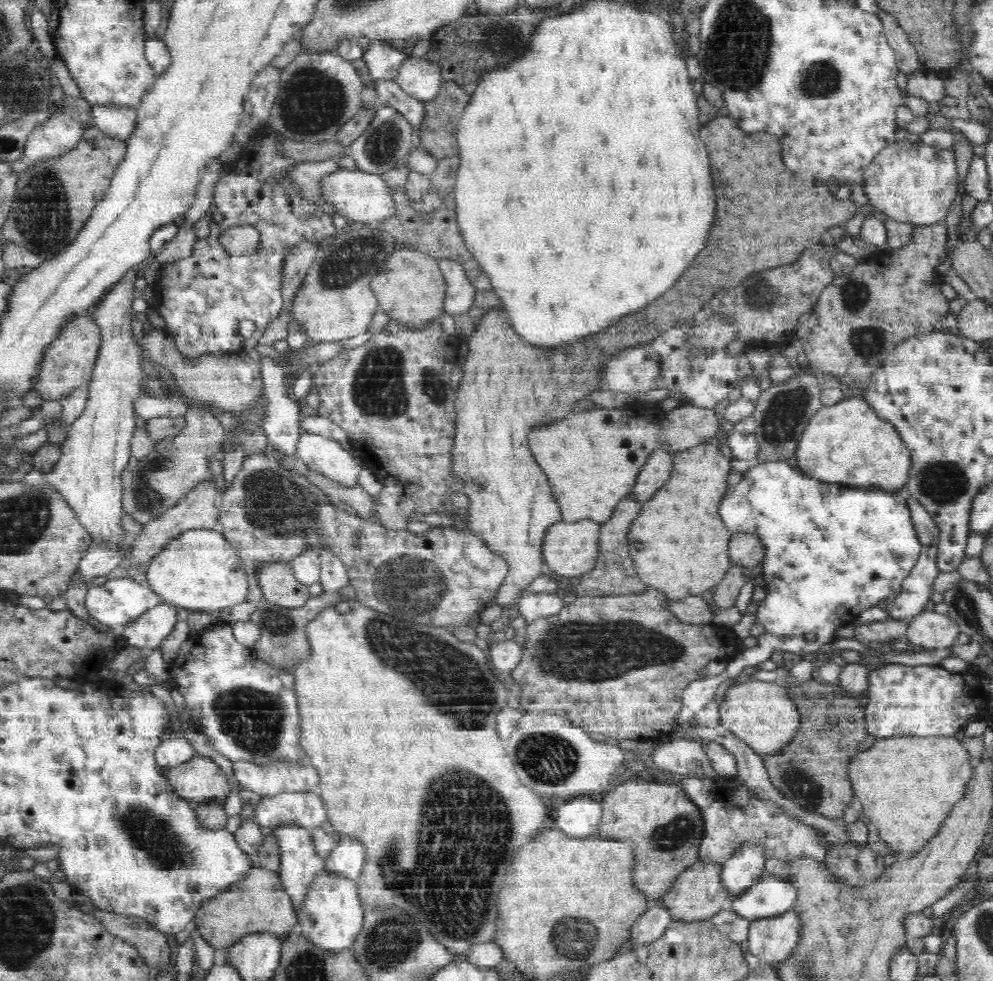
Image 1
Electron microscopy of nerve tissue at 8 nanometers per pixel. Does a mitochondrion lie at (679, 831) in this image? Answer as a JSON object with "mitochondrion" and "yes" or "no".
{"mitochondrion":"yes"}

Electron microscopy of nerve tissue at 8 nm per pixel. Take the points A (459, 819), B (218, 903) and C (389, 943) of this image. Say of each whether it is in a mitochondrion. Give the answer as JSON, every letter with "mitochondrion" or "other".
{"A":"mitochondrion","B":"other","C":"mitochondrion"}

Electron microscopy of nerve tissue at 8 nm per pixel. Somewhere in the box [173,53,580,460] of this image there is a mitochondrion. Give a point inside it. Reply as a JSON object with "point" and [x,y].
{"point":[313,103]}

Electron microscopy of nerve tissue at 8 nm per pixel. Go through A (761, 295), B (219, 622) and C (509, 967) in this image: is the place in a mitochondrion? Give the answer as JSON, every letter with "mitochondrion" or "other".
{"A":"mitochondrion","B":"other","C":"other"}

